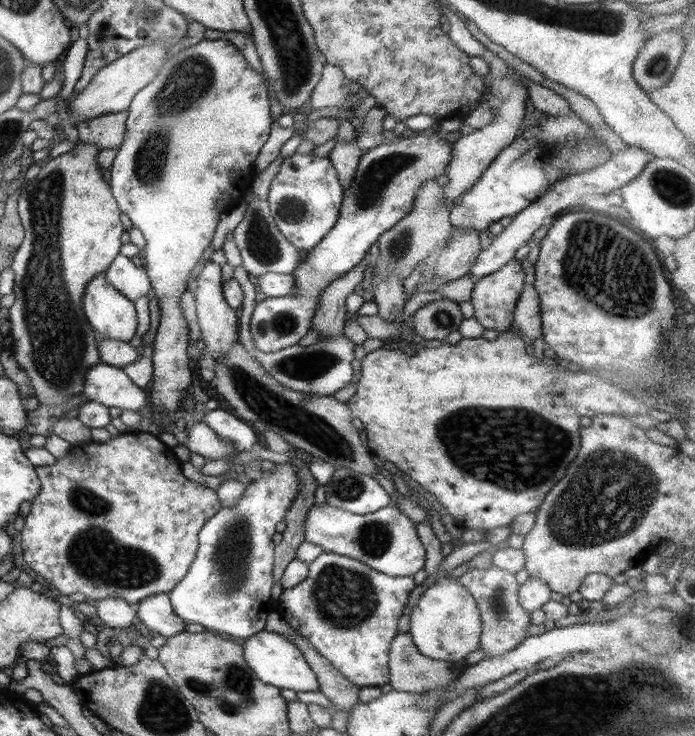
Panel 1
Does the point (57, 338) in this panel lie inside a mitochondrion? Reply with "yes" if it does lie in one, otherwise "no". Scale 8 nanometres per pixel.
yes

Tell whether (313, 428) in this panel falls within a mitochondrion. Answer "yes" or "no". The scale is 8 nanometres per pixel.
yes

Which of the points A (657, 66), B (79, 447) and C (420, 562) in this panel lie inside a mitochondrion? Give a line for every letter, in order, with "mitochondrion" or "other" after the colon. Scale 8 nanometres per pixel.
A: mitochondrion
B: other
C: other

